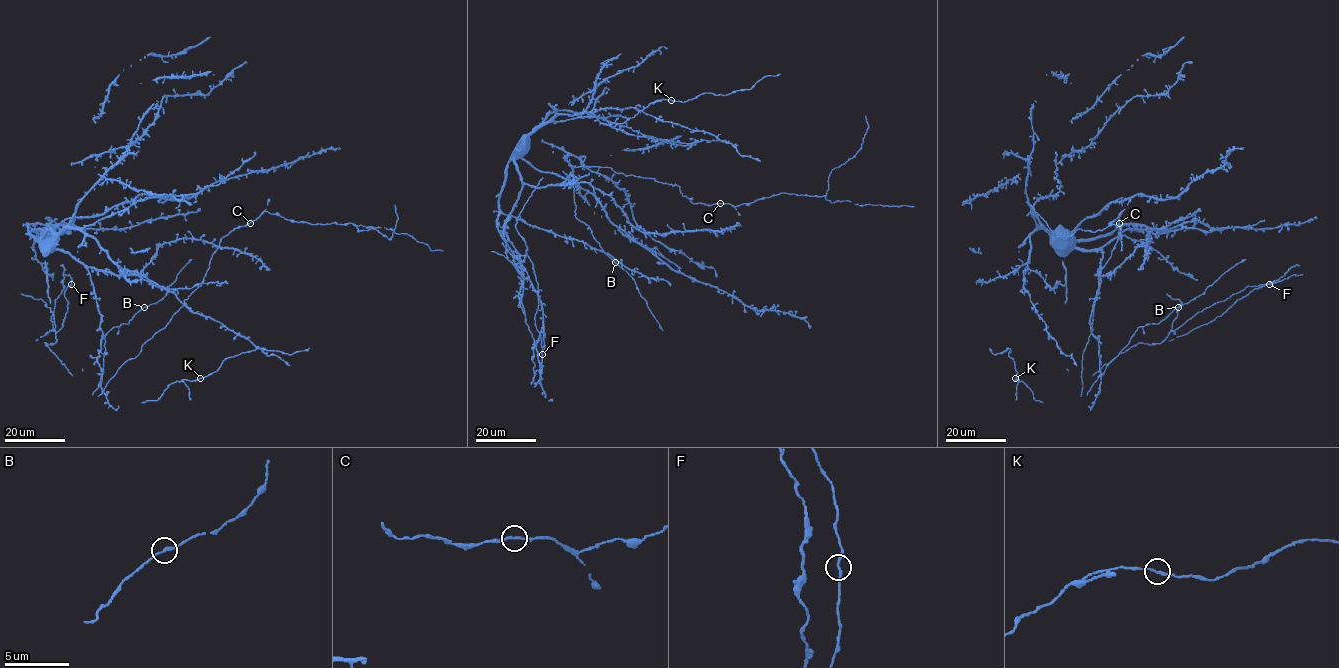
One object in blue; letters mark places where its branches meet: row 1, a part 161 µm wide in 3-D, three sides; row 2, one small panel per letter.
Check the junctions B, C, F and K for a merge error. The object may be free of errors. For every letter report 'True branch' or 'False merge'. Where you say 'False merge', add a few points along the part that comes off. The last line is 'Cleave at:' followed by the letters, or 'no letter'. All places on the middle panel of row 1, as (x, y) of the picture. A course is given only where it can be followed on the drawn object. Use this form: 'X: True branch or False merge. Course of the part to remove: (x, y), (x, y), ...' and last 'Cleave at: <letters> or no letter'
B: True branch
C: True branch
F: True branch
K: True branch
Cleave at: no letter

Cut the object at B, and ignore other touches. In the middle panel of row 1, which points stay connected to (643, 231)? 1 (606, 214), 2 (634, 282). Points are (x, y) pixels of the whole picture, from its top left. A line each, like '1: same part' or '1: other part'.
1: same part
2: other part

